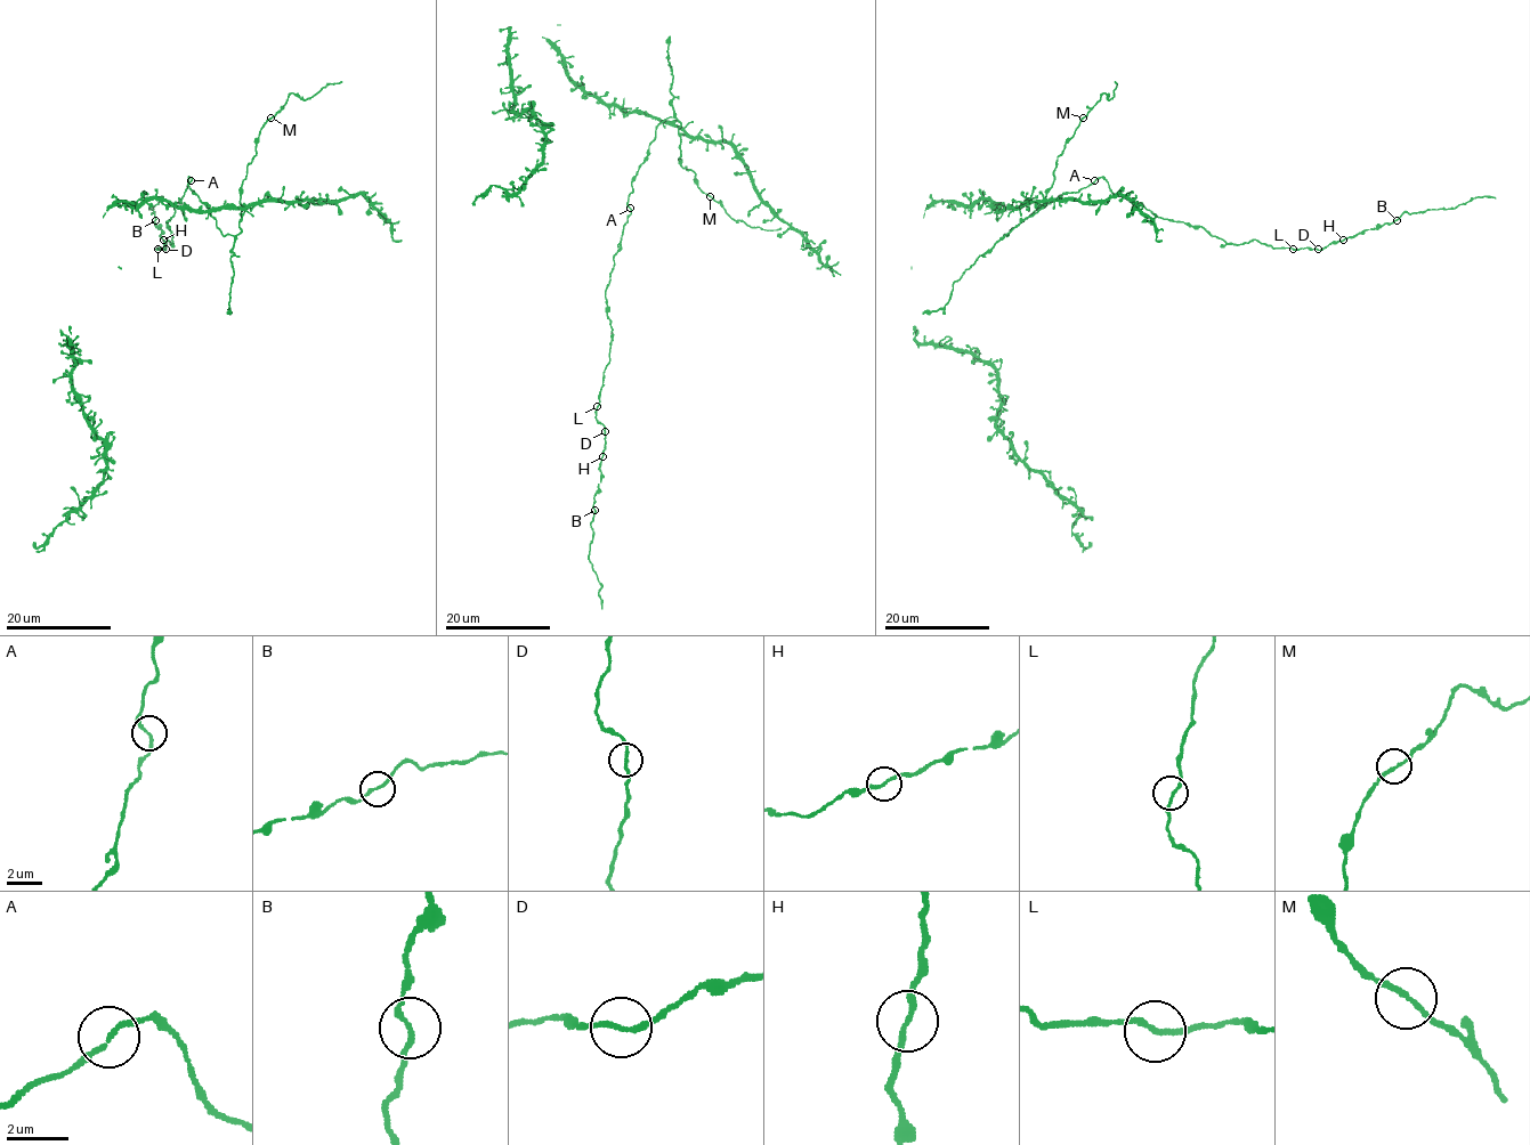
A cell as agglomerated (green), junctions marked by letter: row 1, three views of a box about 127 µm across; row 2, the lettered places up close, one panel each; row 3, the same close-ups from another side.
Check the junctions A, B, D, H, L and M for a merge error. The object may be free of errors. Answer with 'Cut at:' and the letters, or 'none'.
Cut at: none

